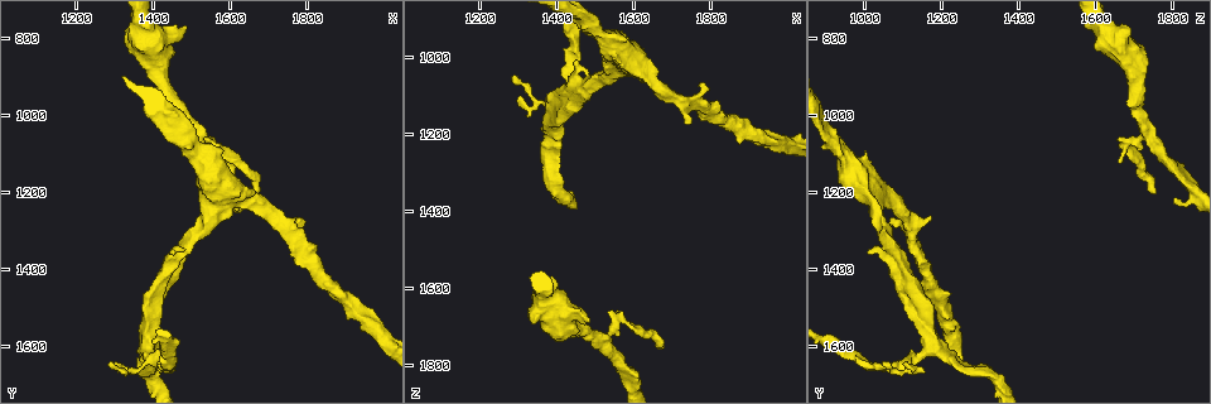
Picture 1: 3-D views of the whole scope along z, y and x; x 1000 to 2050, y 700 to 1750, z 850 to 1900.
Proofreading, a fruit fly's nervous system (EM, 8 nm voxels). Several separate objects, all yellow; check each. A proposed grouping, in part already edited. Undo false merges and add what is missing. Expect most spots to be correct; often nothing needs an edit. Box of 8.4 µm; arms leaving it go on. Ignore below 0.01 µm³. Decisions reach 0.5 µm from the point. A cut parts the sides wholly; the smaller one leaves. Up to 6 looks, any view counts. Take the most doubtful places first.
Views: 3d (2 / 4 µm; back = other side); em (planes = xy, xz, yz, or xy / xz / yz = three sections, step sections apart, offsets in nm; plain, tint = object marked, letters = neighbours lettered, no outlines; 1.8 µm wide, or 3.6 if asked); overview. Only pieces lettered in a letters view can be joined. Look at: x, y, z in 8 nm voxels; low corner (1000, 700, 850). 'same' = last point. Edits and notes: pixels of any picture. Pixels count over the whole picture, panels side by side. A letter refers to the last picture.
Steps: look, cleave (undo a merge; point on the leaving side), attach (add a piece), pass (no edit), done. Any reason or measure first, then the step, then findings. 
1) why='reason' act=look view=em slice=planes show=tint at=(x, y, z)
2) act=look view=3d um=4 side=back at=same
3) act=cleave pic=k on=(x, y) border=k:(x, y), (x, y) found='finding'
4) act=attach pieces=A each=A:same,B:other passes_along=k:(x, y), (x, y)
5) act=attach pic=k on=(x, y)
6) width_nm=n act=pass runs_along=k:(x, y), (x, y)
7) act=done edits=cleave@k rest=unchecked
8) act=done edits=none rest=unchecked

act=look view=3d um=2 at=(1650, 1195, 1750)

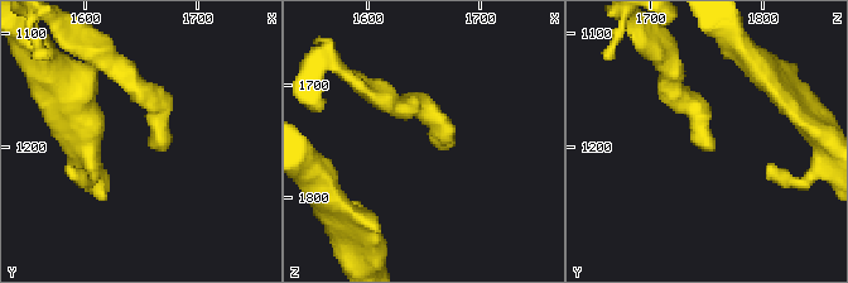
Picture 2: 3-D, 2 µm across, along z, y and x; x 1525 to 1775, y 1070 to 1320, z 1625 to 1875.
act=look view=em slice=planes show=tint at=(1658, 1200, 1752)

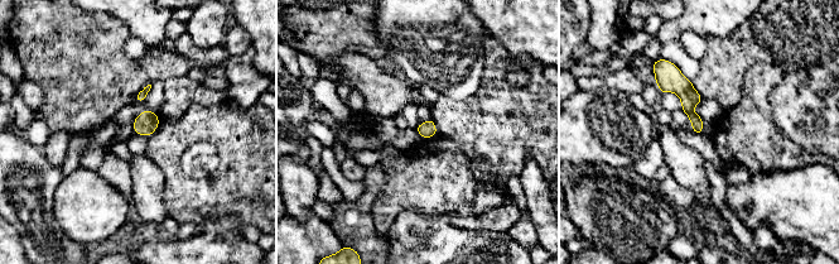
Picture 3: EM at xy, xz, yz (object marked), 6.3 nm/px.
act=look view=em slice=planes show=letters at=same

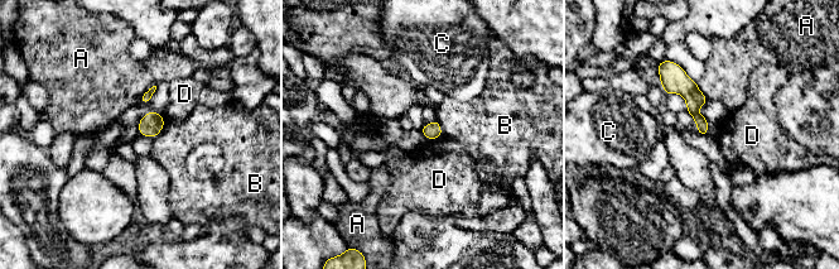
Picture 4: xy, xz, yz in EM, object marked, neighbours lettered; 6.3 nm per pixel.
longest_contact=A:160nm act=pass each=A:other,B:other,C:other,D:other runs_along=4:(666, 68), (692, 94), (704, 131) found='none of them fits'

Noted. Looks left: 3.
why='abrupt turn' act=look view=em slice=xz step=16 show=tint at=(1385, 1600, 1175)

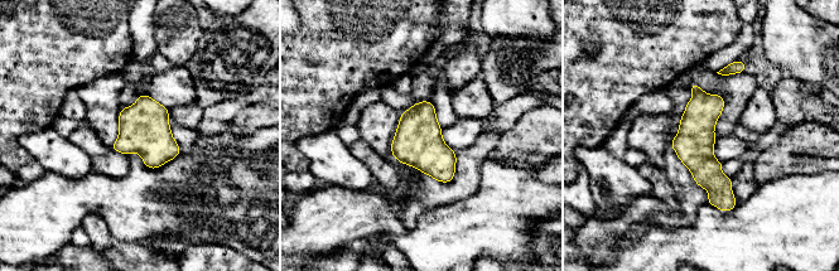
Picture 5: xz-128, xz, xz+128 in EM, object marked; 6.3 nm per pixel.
act=look view=em slice=planes show=letters at=same

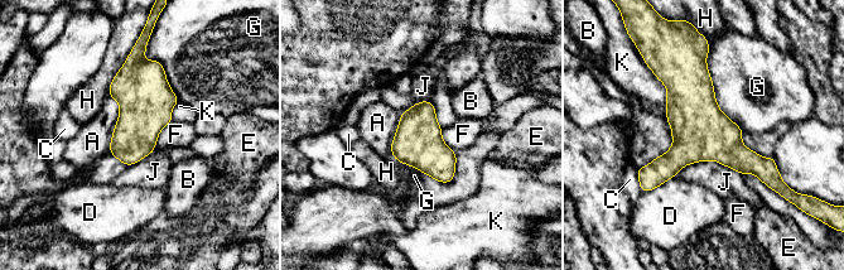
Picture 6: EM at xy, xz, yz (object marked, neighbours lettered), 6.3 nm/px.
act=pass each=A:other,B:other,C:other,D:other,E:other,F:other,G:other,H:other,J:other,K:other border=6:(173, 120), (160, 131), (154, 149) found='one neuron here'

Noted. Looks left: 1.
why='free end' act=look view=em slice=yz step=16 show=letters at=(1775, 1275, 1065)

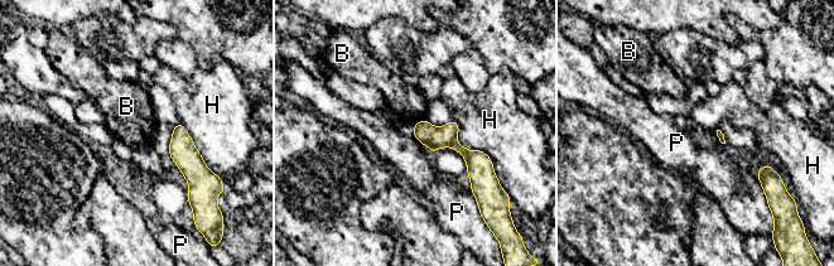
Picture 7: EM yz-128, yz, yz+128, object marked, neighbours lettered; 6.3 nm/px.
act=pass each=B:other,H:other,P:other runs_along=7:(416, 127), (446, 136), (480, 170) found='no lettered piece goes on from it'

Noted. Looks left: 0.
act=done edits=none rest=unchecked

